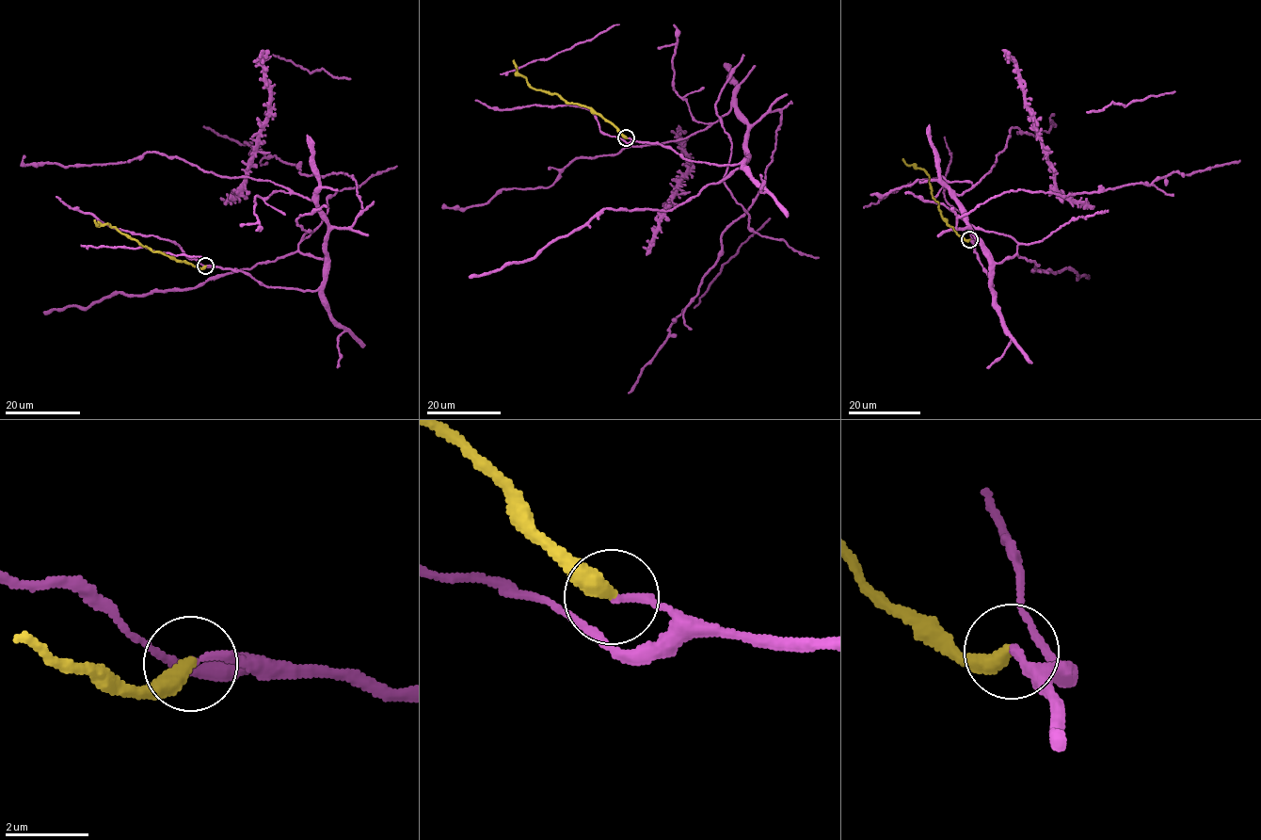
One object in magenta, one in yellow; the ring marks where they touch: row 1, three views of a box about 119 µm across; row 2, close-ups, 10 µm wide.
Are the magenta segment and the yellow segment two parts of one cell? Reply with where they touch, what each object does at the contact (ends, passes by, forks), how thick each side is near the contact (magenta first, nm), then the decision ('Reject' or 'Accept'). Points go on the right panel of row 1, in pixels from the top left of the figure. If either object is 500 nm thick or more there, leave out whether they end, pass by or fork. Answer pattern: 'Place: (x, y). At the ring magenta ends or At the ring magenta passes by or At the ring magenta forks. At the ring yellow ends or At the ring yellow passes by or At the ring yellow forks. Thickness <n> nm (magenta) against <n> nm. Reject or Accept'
Place: (969, 239). At the ring magenta ends. At the ring yellow ends. Thickness 160 nm (magenta) against 400 nm. Accept

